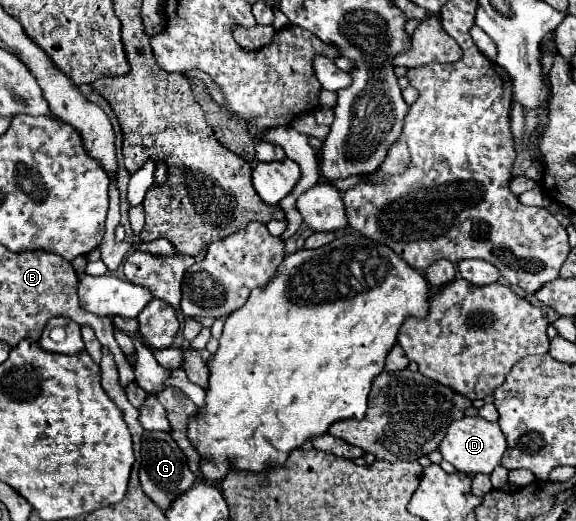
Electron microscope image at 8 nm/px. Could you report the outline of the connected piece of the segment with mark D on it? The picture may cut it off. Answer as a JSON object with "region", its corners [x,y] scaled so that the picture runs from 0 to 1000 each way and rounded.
{"region":[[[823,798],[823,802],[799,802],[799,806],[788,806],[781,818],[778,818],[778,829],[764,852],[764,871],[771,883],[778,883],[792,902],[806,906],[806,910],[851,910],[865,891],[868,891],[868,879],[878,864],[878,841],[868,825],[868,818],[861,810],[847,810],[833,798]]]}

